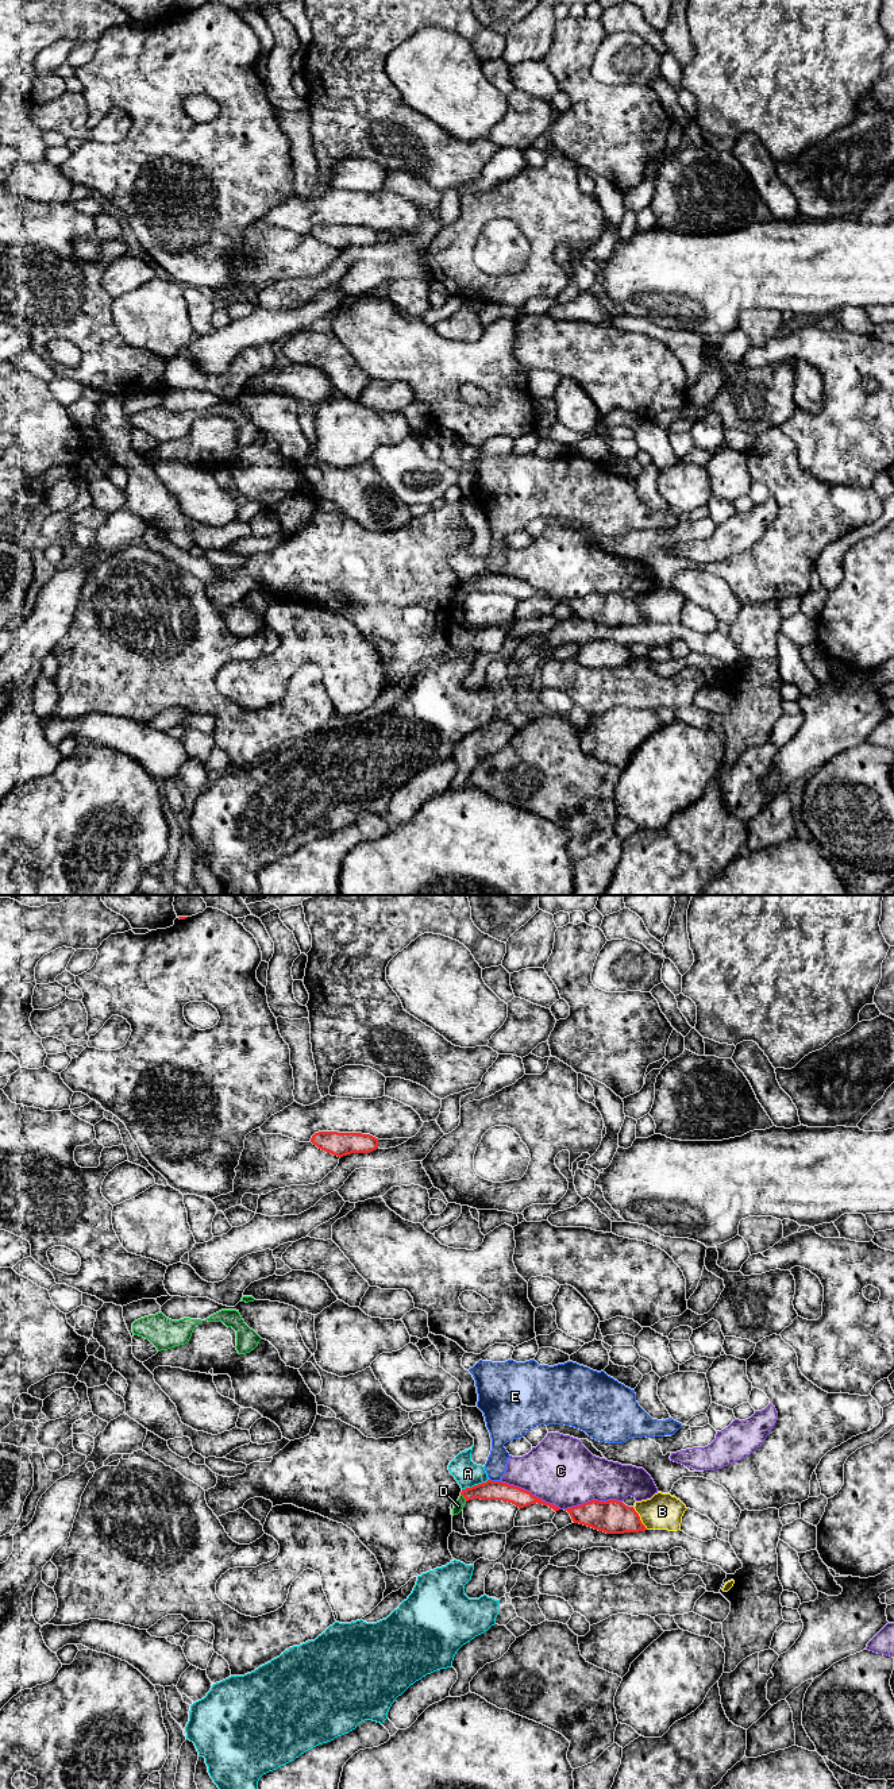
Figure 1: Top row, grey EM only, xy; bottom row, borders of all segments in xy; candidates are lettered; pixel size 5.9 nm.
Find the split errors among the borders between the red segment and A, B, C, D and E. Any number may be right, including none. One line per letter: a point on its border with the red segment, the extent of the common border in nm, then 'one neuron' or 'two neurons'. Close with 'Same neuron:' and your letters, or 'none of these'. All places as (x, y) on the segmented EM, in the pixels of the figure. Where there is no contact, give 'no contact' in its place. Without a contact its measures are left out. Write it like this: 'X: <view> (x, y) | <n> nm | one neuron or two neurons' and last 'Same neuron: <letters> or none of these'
A: xy (474, 1485) | 170 nm | two neurons
B: xy (639, 1518) | 160 nm | two neurons
C: xy (530, 1492) | 400 nm | two neurons
D: xy (463, 1496) | 60 nm | two neurons
E: xy (494, 1481) | 70 nm | two neurons
Same neuron: none of these

